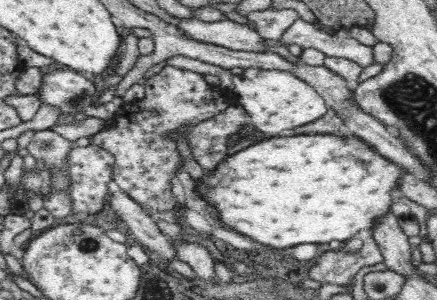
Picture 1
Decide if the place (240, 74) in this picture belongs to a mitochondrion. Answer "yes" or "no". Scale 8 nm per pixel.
no

